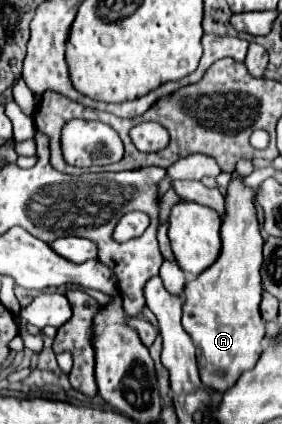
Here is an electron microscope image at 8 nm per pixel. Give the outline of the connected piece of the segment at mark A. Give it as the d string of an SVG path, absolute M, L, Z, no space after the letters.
M241 178L229 182L227 216L221 224L221 254L213 266L201 272L183 290L183 328L197 348L197 364L201 382L217 392L231 388L239 374L251 368L261 356L261 342L265 338L265 324L259 314L261 302L261 262L263 238L255 216L255 192L247 188Z

